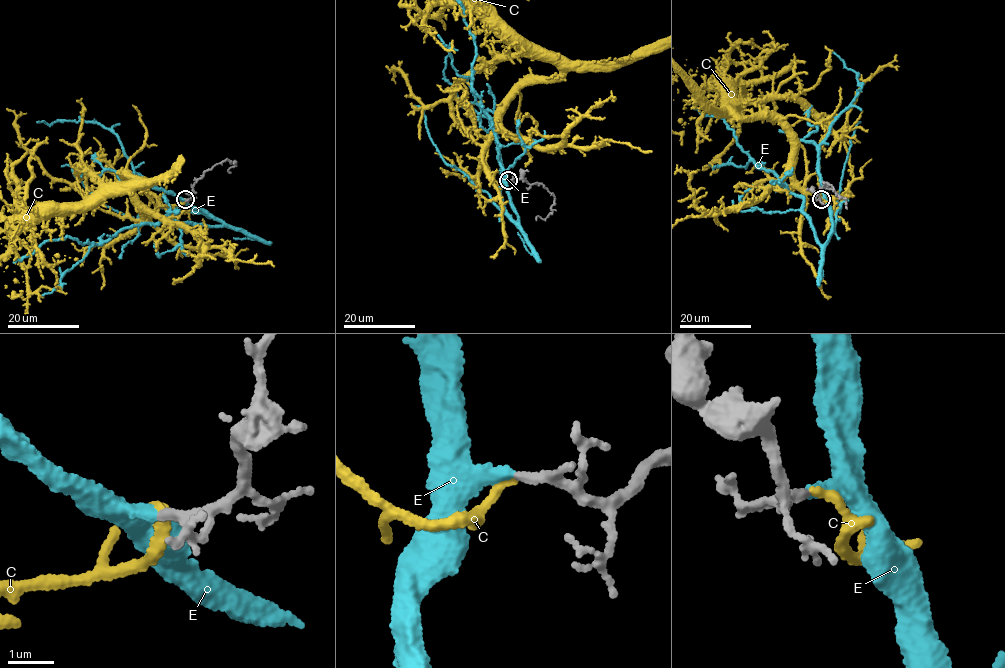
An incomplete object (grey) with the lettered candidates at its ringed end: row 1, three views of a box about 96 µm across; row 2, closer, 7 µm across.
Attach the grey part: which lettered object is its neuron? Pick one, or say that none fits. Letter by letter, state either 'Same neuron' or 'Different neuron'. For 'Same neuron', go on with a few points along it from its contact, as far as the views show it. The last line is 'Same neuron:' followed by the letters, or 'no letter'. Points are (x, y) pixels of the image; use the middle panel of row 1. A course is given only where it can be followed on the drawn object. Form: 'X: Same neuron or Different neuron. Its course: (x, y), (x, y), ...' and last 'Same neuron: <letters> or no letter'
C: Different neuron
E: Same neuron. Its course: (508, 180), (500, 188), (504, 208), (517, 222), (498, 143), (472, 84), (474, 38)
Same neuron: E

